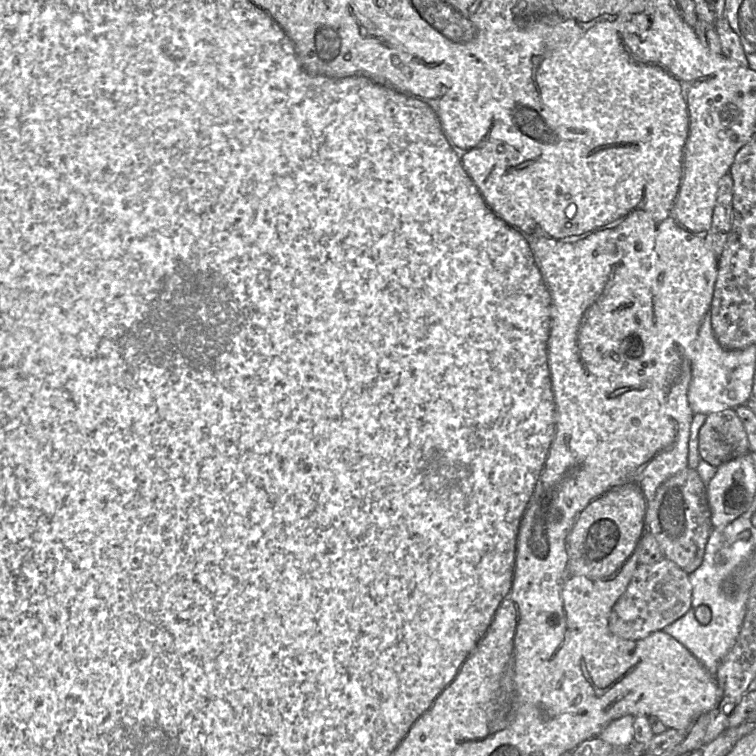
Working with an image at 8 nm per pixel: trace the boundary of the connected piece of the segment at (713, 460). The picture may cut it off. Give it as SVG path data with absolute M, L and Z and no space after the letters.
M735 409L706 416L699 430L698 450L700 458L715 467L751 452L747 433Z

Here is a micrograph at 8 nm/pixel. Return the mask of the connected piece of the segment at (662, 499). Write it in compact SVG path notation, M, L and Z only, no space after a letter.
M686 467L658 487L649 505L647 531L659 543L664 557L677 564L688 575L701 565L713 528L706 485L696 469Z

